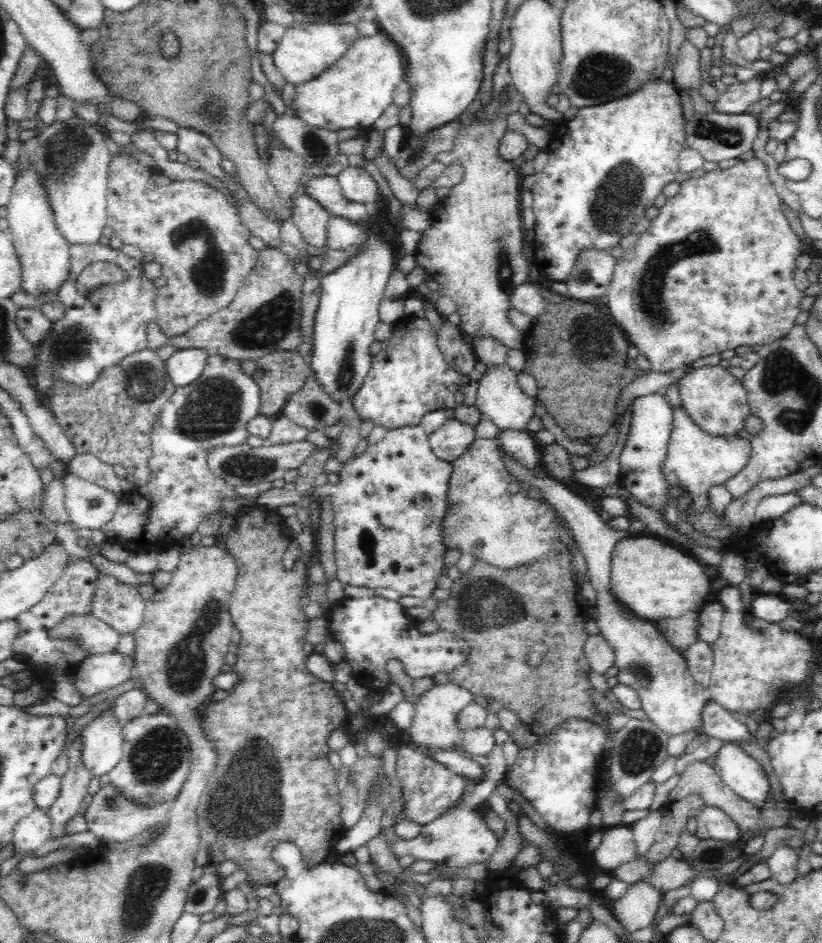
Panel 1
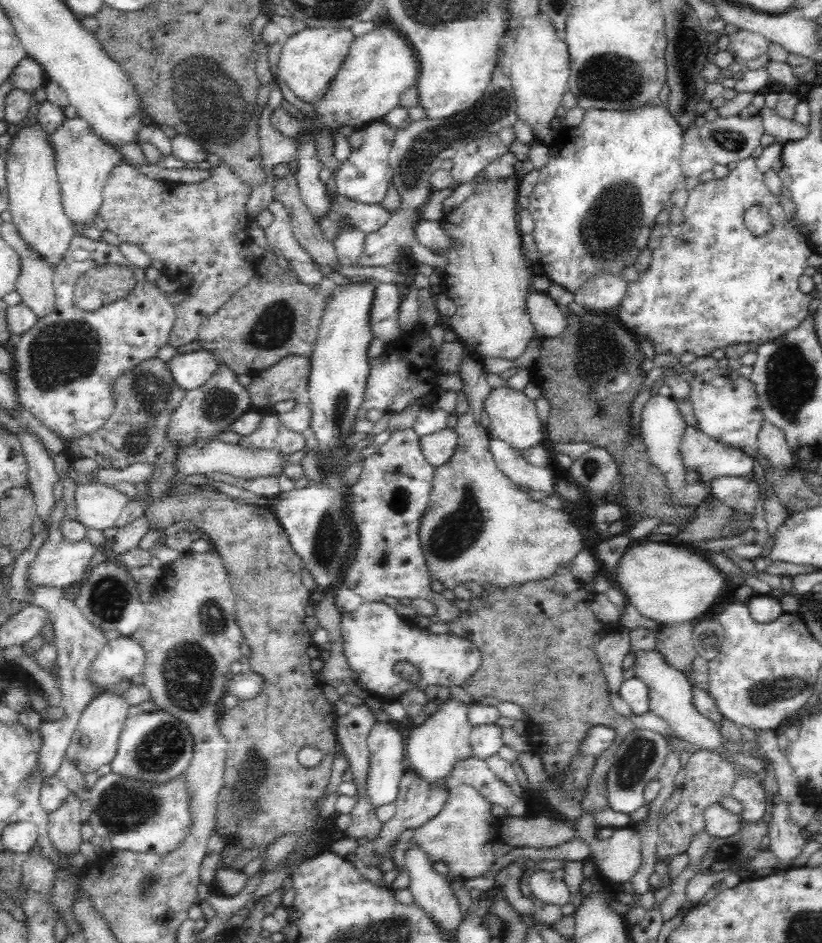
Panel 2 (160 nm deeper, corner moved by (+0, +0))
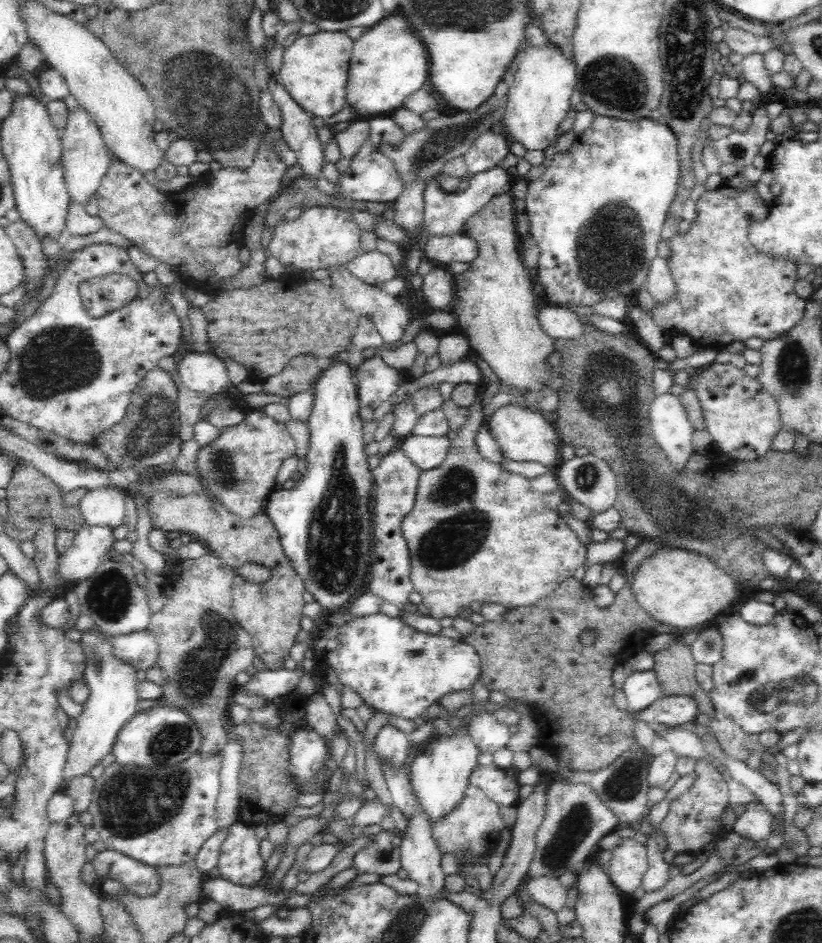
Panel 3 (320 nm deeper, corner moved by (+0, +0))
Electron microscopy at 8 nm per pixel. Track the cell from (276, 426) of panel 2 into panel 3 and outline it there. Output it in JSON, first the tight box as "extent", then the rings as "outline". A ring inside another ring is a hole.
{"extent":[196,408,295,520],"outline":[[[254,408],[246,413],[236,427],[220,430],[213,442],[200,448],[196,454],[196,476],[215,502],[228,508],[233,516],[250,520],[265,512],[263,501],[267,501],[278,486],[278,472],[284,461],[292,457],[295,451],[295,441],[286,425]]]}

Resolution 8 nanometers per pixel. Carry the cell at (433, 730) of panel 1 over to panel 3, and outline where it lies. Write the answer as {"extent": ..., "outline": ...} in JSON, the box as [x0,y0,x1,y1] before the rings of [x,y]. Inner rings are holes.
{"extent":[409,717,481,824],"outline":[[[473,717],[464,718],[464,726],[457,730],[456,736],[438,735],[427,742],[409,764],[409,778],[417,801],[430,824],[450,814],[462,800],[469,778],[478,765],[477,757],[481,753],[470,738],[468,726]]]}

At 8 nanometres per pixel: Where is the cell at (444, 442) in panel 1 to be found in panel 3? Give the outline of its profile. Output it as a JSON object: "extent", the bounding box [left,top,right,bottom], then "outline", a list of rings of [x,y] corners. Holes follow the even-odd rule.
{"extent":[399,433,451,472],"outline":[[[413,433],[400,439],[399,447],[421,472],[437,468],[446,459],[451,441],[447,436],[417,436]]]}

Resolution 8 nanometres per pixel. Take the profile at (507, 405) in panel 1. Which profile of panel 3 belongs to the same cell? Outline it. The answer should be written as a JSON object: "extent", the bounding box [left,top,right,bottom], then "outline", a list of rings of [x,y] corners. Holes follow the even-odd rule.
{"extent":[486,403,562,470],"outline":[[[509,403],[496,409],[487,418],[486,425],[506,460],[534,462],[546,466],[548,470],[555,470],[561,464],[562,443],[552,419]]]}

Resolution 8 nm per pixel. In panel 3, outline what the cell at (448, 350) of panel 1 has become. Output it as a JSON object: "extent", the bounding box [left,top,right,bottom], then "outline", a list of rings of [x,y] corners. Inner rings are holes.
{"extent":[400,388,587,621],"outline":[[[481,388],[478,390],[475,401],[469,406],[468,418],[462,425],[462,430],[458,432],[458,436],[451,441],[450,451],[448,451],[448,455],[442,464],[430,471],[421,472],[414,507],[404,516],[402,523],[400,523],[400,529],[402,529],[402,535],[404,535],[404,539],[406,539],[408,557],[410,557],[411,562],[411,568],[409,569],[410,581],[412,582],[414,591],[422,597],[420,603],[424,604],[424,606],[430,610],[430,616],[437,618],[439,621],[442,618],[446,618],[446,616],[456,617],[461,608],[470,607],[472,603],[478,603],[480,606],[484,603],[500,604],[507,609],[533,605],[540,599],[549,597],[564,580],[574,577],[577,569],[584,563],[586,556],[587,546],[582,545],[582,543],[578,541],[576,533],[572,532],[572,530],[566,526],[565,521],[560,515],[551,512],[547,508],[543,496],[537,494],[531,488],[530,479],[508,472],[508,470],[502,470],[498,464],[489,463],[480,456],[477,445],[475,444],[475,437],[476,433],[478,433],[482,427],[482,424],[486,424],[487,421],[480,402],[482,402],[482,395],[490,390],[489,388]]]}

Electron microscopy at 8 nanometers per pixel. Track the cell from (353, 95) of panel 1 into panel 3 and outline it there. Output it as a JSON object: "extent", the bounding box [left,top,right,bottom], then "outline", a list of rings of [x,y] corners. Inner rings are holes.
{"extent":[346,14,429,117],"outline":[[[388,14],[381,22],[368,27],[361,38],[353,41],[353,53],[349,62],[346,101],[355,110],[355,117],[368,117],[390,114],[394,109],[403,107],[404,100],[422,90],[429,77],[429,54],[425,44],[414,31],[406,16]]]}

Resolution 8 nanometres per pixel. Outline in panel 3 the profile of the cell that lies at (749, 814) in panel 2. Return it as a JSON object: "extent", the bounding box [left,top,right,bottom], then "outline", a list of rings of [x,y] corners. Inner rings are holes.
{"extent":[730,802,776,841],"outline":[[[750,802],[730,830],[753,841],[767,840],[776,826],[773,814],[760,802]]]}

